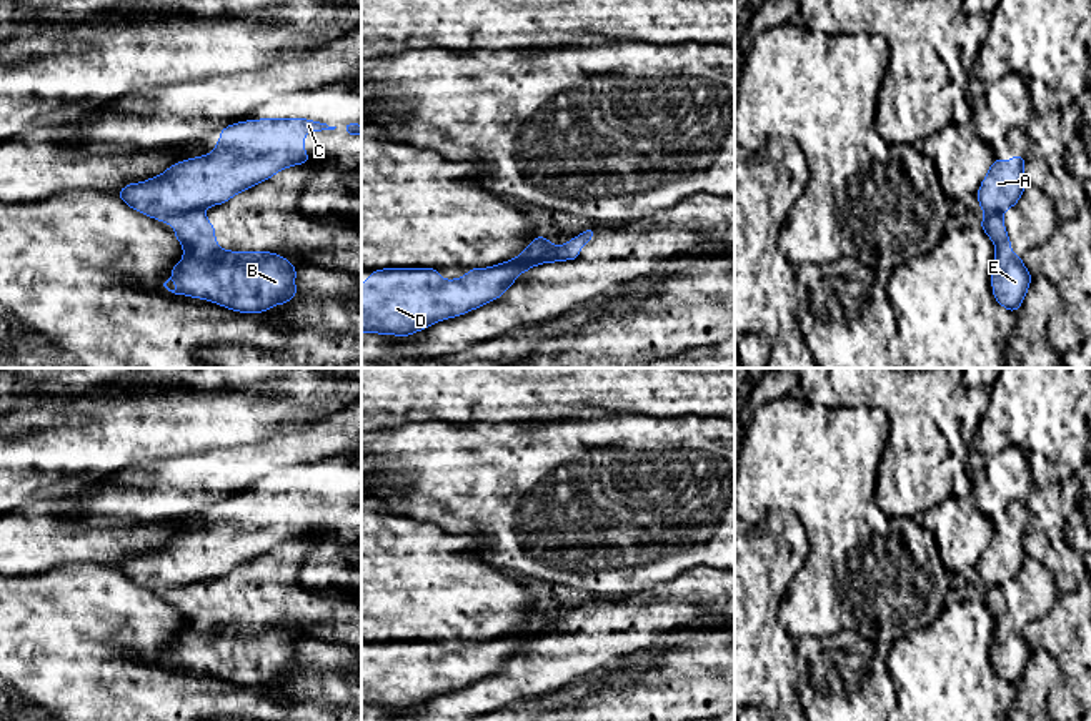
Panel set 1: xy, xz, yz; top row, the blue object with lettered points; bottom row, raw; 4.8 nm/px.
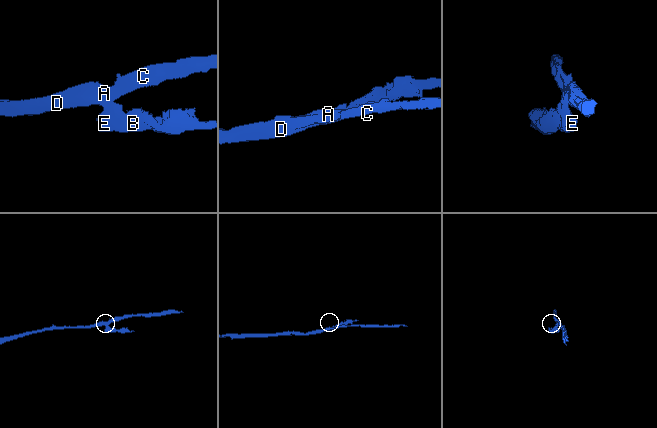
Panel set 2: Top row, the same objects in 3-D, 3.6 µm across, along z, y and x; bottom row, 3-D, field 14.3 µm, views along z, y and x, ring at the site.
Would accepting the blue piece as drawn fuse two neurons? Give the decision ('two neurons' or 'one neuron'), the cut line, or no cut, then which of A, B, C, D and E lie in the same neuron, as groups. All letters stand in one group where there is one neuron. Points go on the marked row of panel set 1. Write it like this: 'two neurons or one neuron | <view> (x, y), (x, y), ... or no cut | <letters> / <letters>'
two neurons | xy (202, 208), (170, 215), (164, 220) | A C D / B E

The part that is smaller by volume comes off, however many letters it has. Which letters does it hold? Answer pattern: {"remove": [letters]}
{"remove": ["B", "E"]}

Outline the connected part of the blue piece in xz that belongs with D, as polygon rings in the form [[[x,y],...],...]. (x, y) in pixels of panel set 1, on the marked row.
[[[540,235],[520,256],[490,268],[471,268],[458,280],[443,280],[438,268],[385,268],[373,270],[361,285],[361,333],[386,333],[408,336],[446,318],[465,315],[488,301],[500,298],[516,276],[535,265],[548,263],[553,245]]]

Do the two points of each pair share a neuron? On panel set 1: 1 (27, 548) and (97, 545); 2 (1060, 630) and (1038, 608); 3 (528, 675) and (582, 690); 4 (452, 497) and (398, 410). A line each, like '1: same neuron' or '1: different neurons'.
1: same neuron
2: different neurons
3: different neurons
4: different neurons

